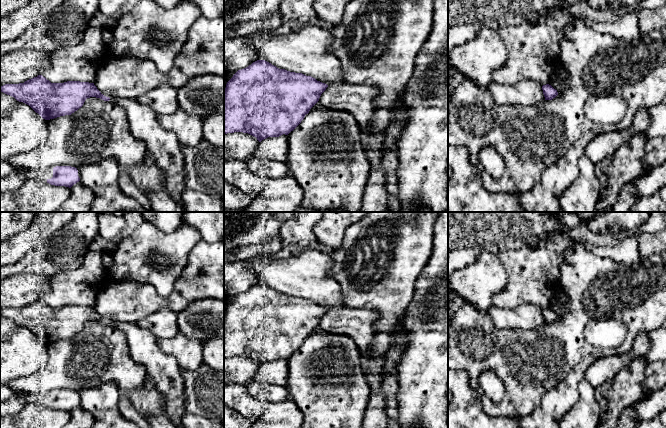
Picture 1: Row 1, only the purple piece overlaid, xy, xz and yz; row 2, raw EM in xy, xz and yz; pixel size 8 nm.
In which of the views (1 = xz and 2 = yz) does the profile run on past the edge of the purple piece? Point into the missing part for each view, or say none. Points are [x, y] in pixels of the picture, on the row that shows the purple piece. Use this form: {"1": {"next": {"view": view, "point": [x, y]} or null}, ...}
{"1": {"next": null}, "2": {"next": null}}

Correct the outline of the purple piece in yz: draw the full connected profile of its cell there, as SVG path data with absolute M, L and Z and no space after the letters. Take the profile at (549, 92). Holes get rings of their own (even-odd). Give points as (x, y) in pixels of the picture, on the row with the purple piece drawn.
M546 84L542 86L543 94L545 97L545 100L552 100L558 95L558 92L556 89L554 89L551 85Z

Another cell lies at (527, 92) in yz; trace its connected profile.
M523 79L513 86L491 82L487 90L498 105L535 106L545 100L542 85L531 79Z

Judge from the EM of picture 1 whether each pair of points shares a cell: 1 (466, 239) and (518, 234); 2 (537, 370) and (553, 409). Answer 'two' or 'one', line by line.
1: one
2: two

